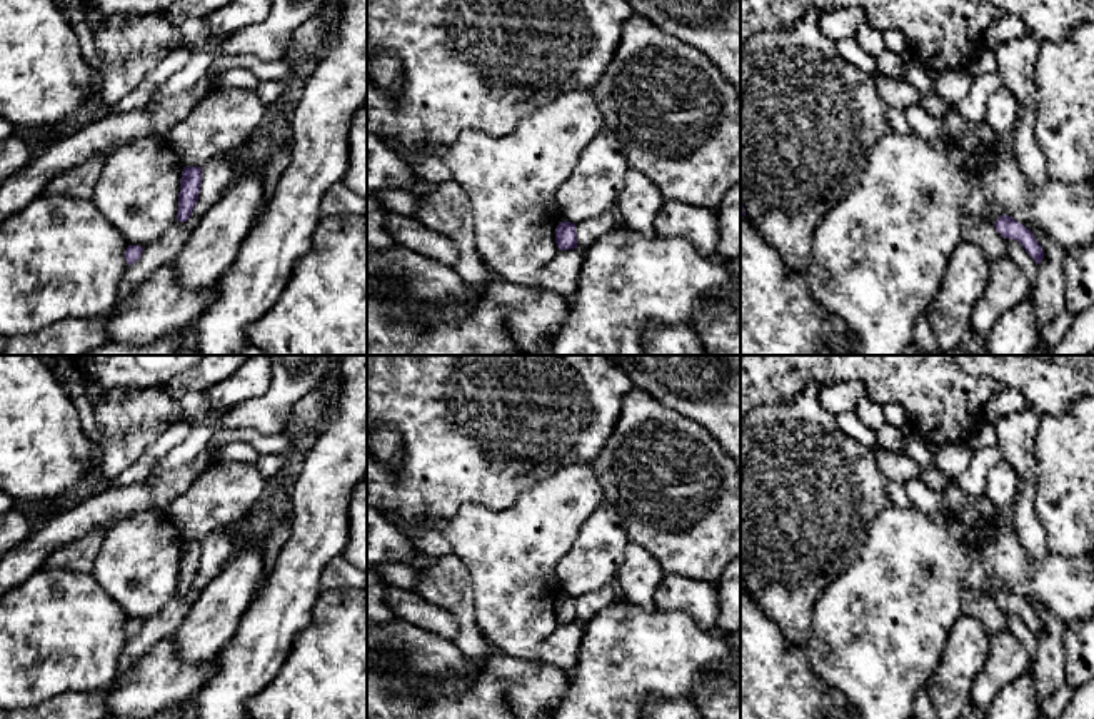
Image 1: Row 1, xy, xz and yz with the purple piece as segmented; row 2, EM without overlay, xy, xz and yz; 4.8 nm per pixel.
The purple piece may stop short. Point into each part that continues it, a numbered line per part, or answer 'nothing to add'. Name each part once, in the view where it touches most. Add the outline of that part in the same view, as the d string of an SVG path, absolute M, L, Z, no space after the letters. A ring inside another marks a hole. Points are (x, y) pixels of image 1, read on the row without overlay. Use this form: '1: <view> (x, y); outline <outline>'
nothing to add

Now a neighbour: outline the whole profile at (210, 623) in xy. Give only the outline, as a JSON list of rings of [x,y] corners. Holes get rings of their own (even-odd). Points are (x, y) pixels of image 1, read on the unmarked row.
[[[240,537],[228,562],[190,606],[172,636],[177,654],[190,664],[215,661],[233,637],[263,577],[260,541]]]

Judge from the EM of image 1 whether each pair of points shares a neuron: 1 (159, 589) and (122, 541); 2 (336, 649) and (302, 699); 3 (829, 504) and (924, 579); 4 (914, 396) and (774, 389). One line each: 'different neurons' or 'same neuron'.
1: same neuron
2: same neuron
3: different neurons
4: same neuron

